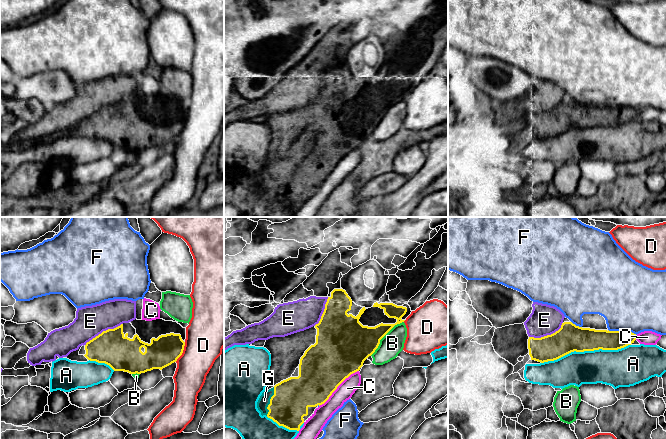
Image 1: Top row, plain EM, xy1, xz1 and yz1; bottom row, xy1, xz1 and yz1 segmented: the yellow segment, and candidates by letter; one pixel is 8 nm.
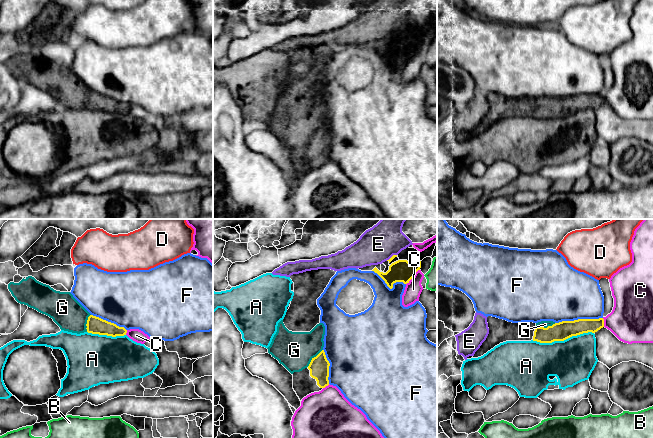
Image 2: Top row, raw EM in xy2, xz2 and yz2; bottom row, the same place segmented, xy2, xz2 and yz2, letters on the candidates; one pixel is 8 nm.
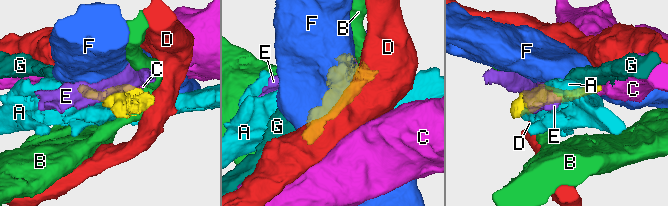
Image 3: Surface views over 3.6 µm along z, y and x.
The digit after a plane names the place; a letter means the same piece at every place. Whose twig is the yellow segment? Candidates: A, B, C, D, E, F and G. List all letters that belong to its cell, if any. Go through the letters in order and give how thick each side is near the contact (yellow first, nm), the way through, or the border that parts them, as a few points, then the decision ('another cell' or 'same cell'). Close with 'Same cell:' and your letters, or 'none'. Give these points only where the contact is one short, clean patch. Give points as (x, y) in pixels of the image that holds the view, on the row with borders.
A: 220/280 nm | another cell
B: 320/180 nm | another cell
C: 380/140 nm | another cell
D: 240/340 nm | along xy1 (185, 342), (182, 354), (175, 361) | another cell
E: 280/240 nm | another cell
F: 150/440 nm | another cell
G: 300/90 nm | same cell
Same cell: G

